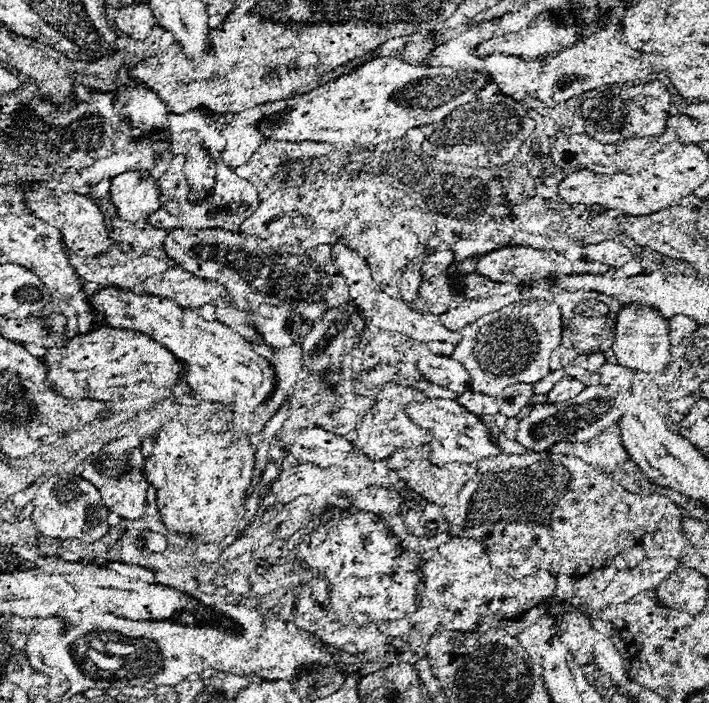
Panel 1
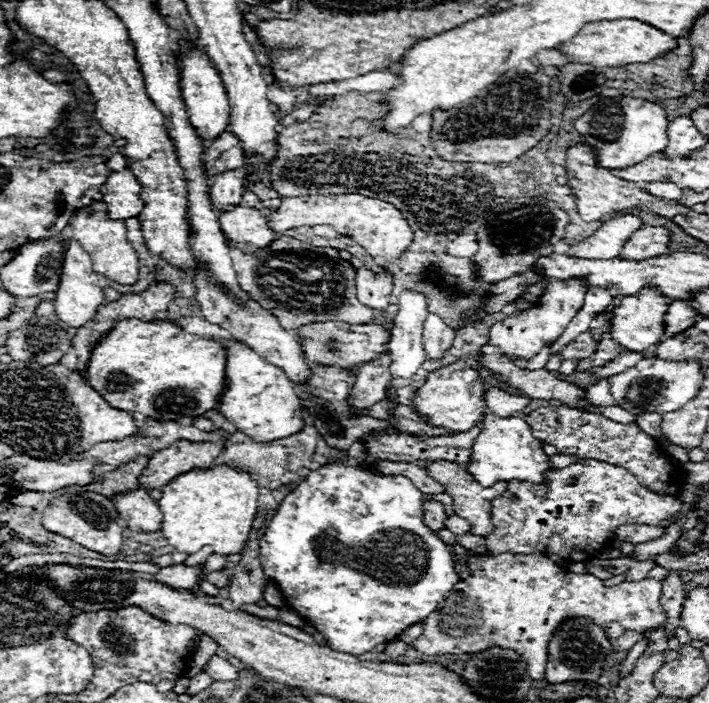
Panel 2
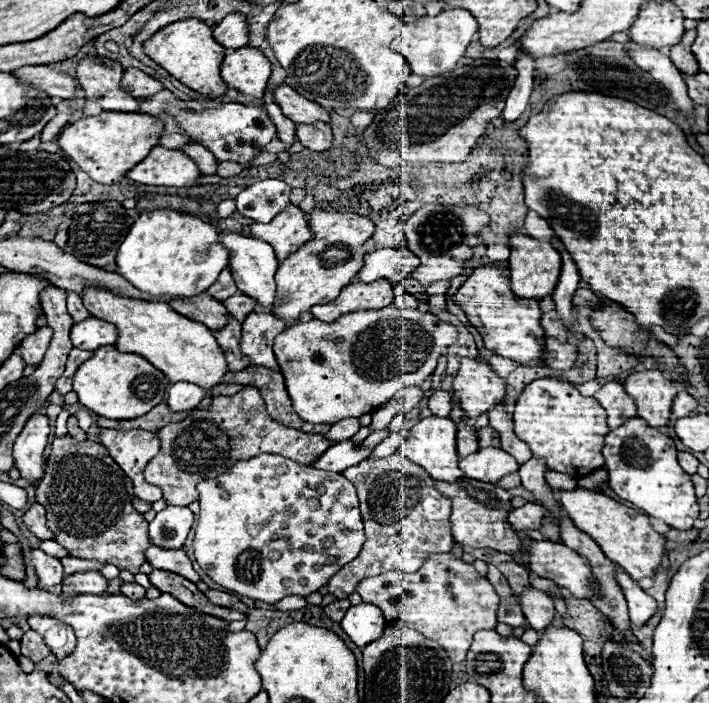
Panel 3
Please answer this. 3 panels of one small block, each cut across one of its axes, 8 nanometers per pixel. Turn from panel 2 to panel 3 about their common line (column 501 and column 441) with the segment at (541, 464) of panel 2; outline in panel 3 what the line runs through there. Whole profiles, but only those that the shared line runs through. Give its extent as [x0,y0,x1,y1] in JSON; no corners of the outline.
[400,416,464,482]

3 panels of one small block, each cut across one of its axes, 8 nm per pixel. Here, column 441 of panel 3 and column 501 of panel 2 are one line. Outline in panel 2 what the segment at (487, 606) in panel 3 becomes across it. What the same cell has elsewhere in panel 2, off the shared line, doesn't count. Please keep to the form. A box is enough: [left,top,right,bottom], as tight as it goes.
[412,554,668,680]

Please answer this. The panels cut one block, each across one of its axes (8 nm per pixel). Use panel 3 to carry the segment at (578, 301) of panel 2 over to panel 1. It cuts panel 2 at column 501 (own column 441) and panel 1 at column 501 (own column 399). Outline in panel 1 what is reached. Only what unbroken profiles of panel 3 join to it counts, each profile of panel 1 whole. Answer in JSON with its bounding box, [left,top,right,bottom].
[450,300,562,398]

